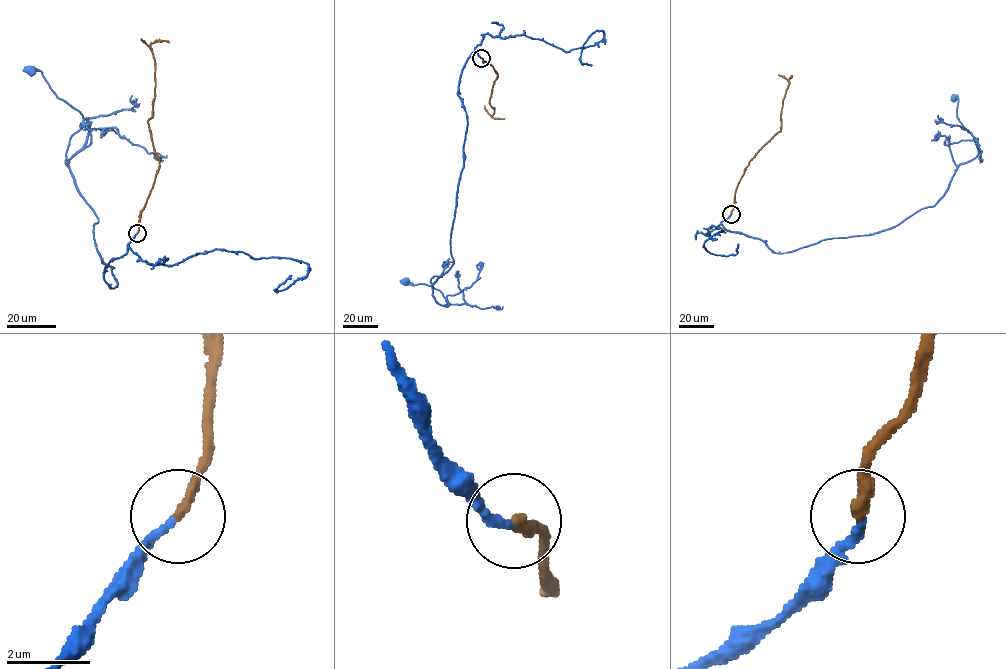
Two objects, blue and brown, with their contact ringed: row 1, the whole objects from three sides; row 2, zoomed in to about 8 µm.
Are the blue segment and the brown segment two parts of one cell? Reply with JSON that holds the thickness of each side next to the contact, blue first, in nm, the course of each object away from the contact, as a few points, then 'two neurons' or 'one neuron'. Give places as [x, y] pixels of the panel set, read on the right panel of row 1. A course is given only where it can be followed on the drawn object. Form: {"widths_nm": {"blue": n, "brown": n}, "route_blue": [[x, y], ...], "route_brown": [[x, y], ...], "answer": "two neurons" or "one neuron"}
{"widths_nm": {"blue": 200, "brown": 280}, "route_blue": [[731, 214], [726, 230], [780, 253], [893, 228], [933, 206], [976, 156], [954, 97]], "route_brown": [[731, 214], [736, 189], [745, 168], [780, 130], [783, 99], [791, 77]], "answer": "one neuron"}

